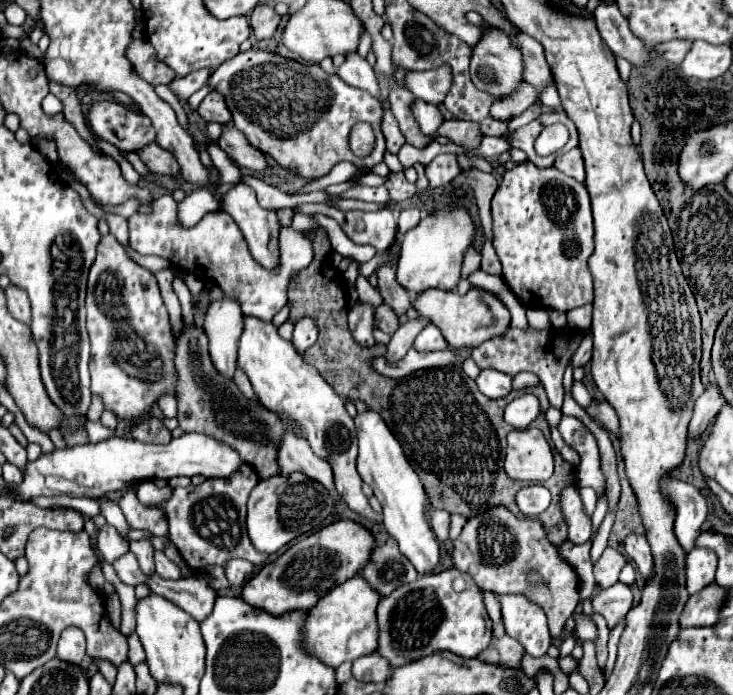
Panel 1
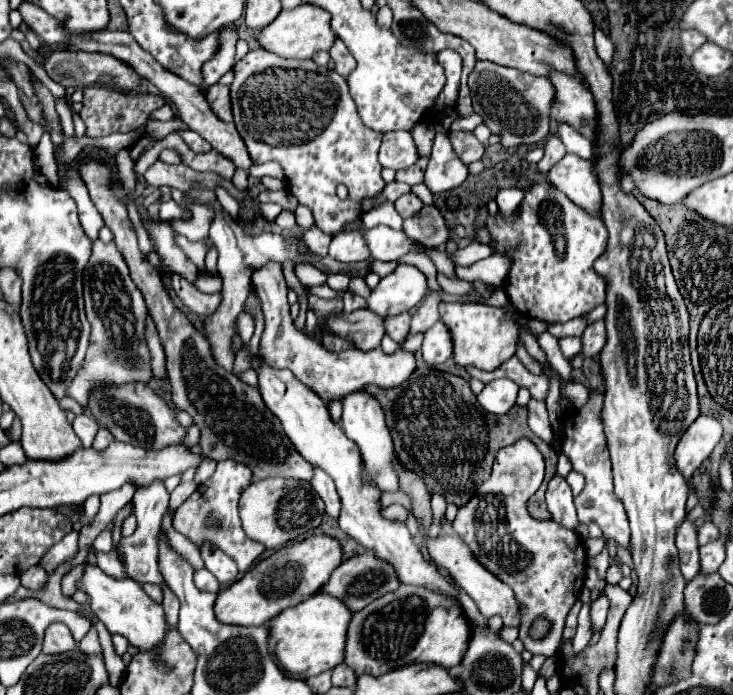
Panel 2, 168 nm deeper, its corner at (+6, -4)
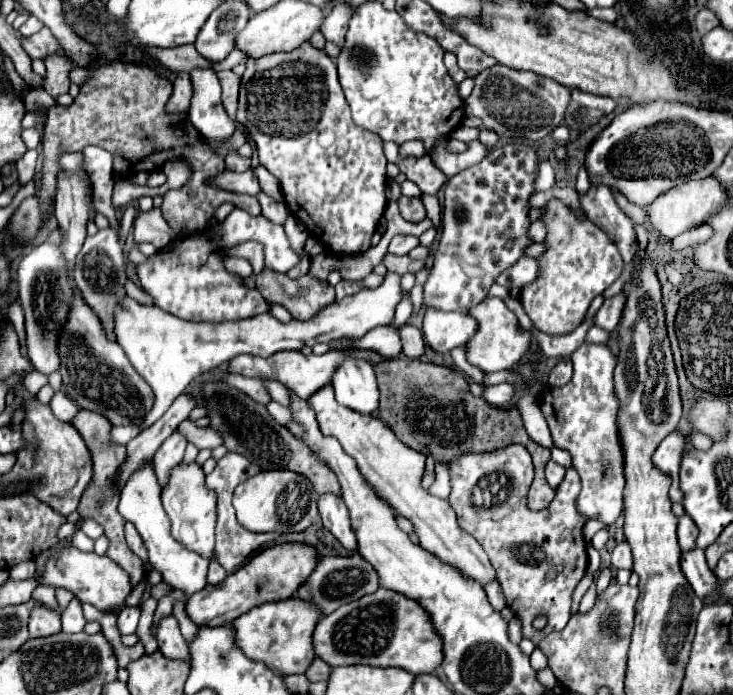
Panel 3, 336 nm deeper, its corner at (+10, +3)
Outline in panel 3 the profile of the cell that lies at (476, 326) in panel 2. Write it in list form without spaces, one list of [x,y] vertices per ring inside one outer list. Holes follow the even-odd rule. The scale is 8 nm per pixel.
[[[488,297],[480,305],[468,311],[478,321],[478,333],[466,343],[466,357],[472,365],[480,367],[482,371],[508,371],[514,369],[522,357],[530,351],[532,333],[522,329],[516,315],[504,305],[498,297]]]

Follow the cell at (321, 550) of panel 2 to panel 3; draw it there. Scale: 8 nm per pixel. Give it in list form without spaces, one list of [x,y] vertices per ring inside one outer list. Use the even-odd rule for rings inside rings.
[[[282,543],[256,553],[242,569],[230,573],[226,581],[218,585],[206,585],[186,601],[186,613],[198,627],[220,627],[250,611],[256,605],[268,601],[290,599],[292,593],[306,581],[316,567],[316,549],[302,543]]]

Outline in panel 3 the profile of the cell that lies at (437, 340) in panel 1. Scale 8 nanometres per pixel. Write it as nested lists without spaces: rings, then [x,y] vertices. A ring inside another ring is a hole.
[[[428,309],[424,315],[424,341],[436,353],[448,353],[454,347],[464,347],[470,337],[478,331],[474,317],[462,311],[440,311]]]

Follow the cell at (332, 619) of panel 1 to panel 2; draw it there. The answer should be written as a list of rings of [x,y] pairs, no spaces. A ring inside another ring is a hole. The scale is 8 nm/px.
[[[318,592],[296,608],[286,608],[280,616],[270,620],[270,648],[290,674],[302,678],[318,676],[344,662],[342,656],[346,654],[346,628],[350,620],[352,612],[346,604],[340,604],[334,596],[326,596],[326,592]]]

